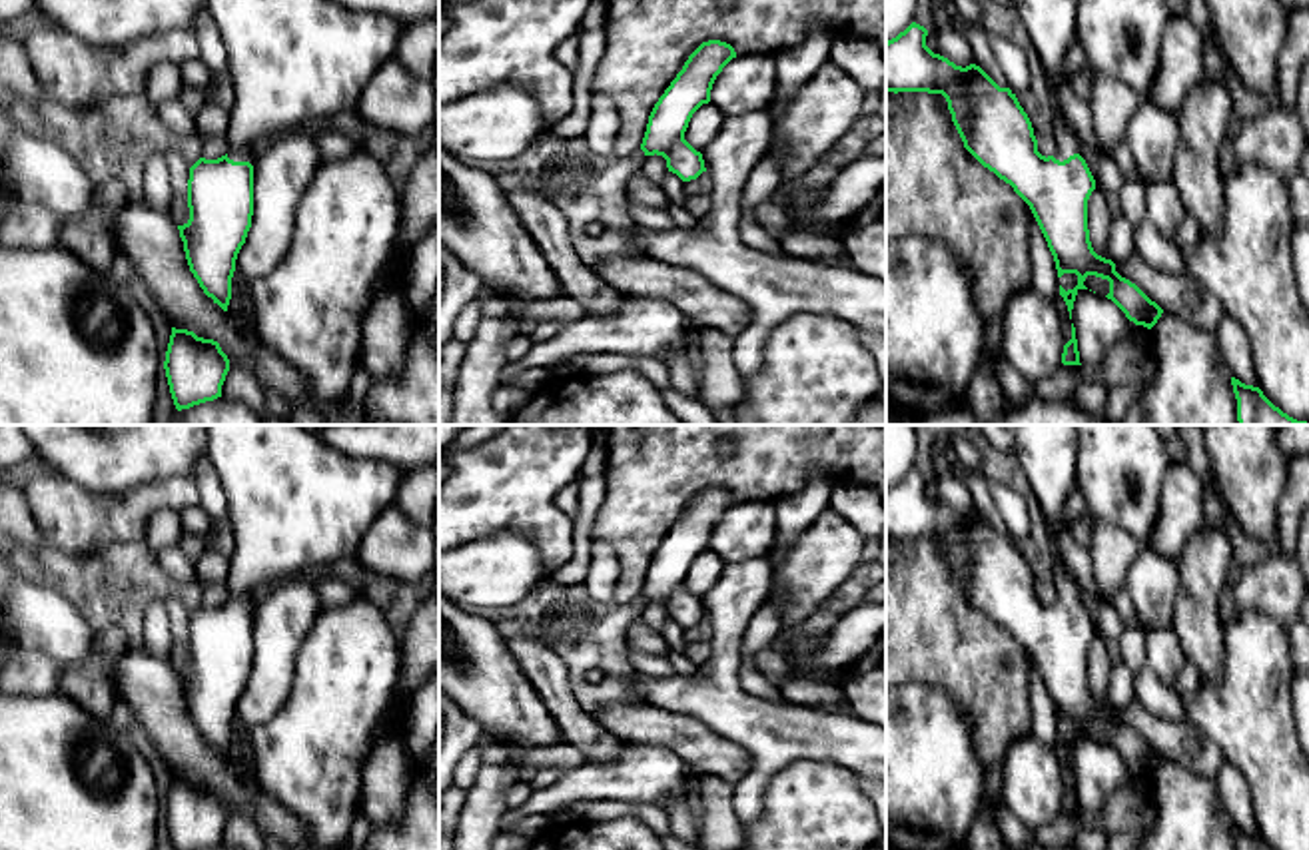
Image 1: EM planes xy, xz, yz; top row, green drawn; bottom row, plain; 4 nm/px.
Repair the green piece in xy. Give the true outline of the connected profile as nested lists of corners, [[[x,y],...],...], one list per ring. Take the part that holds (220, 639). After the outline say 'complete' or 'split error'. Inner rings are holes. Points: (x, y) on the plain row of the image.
[[[208,425],[208,459],[227,497],[235,551],[225,601],[200,605],[190,615],[190,666],[178,676],[190,718],[204,740],[227,758],[235,706],[253,662],[253,599],[305,567],[351,555],[371,523],[395,503],[407,471],[391,461],[331,449],[307,425]]]; split error

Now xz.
[[[720,487],[702,489],[649,563],[641,597],[645,603],[662,603],[668,619],[682,629],[696,627],[706,619],[702,601],[684,587],[684,579],[692,561],[710,549],[712,531],[732,505],[736,505],[736,499],[730,491]]]; complete

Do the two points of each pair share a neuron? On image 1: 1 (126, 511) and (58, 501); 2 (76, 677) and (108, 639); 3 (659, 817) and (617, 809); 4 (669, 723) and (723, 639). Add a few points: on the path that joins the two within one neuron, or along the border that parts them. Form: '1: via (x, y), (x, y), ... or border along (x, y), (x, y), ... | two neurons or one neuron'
1: via (110, 511), (74, 511) | one neuron
2: via (86, 669), (106, 649) | one neuron
3: via (649, 815), (627, 811) | one neuron
4: border along (643, 701), (693, 715), (717, 735) | two neurons

